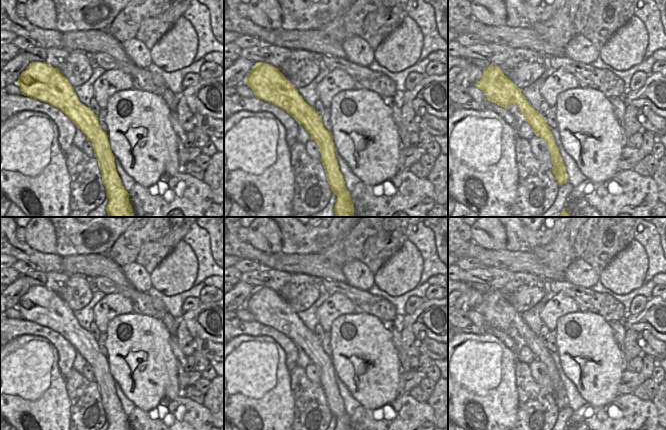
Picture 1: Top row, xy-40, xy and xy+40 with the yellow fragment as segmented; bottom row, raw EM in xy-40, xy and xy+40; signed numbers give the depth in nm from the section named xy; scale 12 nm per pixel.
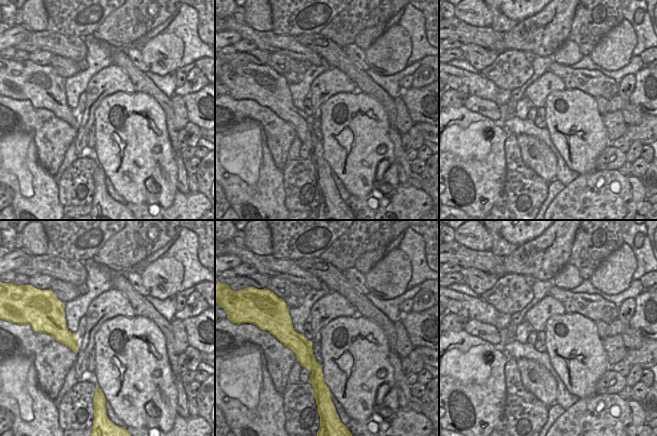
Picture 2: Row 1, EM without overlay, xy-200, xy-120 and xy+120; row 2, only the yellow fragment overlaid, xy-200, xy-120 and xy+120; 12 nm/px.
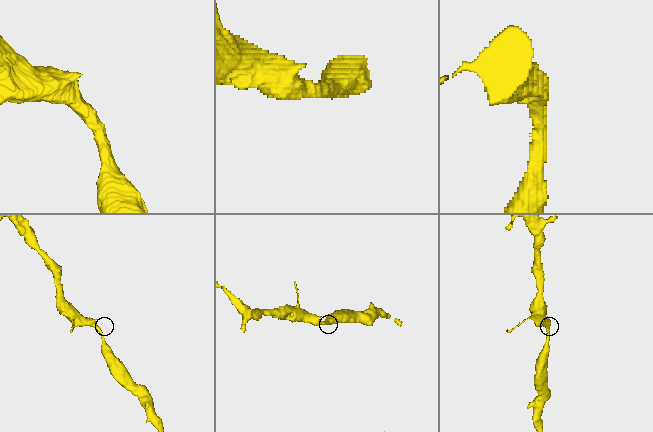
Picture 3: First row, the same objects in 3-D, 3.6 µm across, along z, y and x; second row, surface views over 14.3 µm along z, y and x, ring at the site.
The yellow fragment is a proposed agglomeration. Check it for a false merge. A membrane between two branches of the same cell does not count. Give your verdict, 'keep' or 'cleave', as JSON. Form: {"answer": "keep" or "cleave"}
{"answer": "keep"}

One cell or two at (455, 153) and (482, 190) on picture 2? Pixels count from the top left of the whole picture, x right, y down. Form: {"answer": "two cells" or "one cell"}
{"answer": "one cell"}

